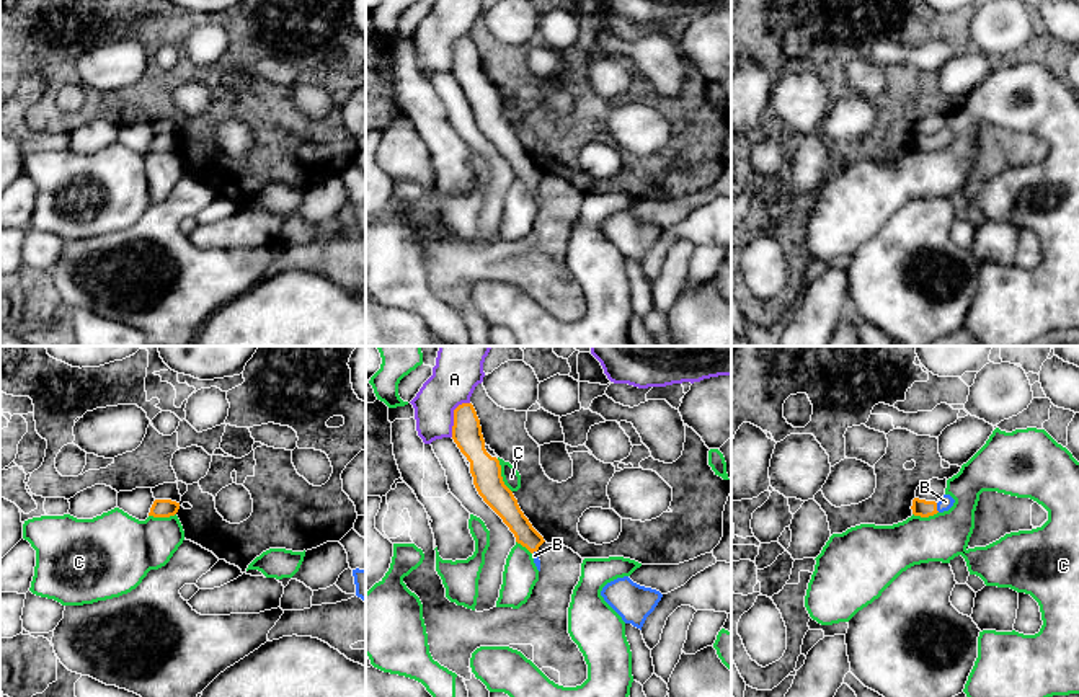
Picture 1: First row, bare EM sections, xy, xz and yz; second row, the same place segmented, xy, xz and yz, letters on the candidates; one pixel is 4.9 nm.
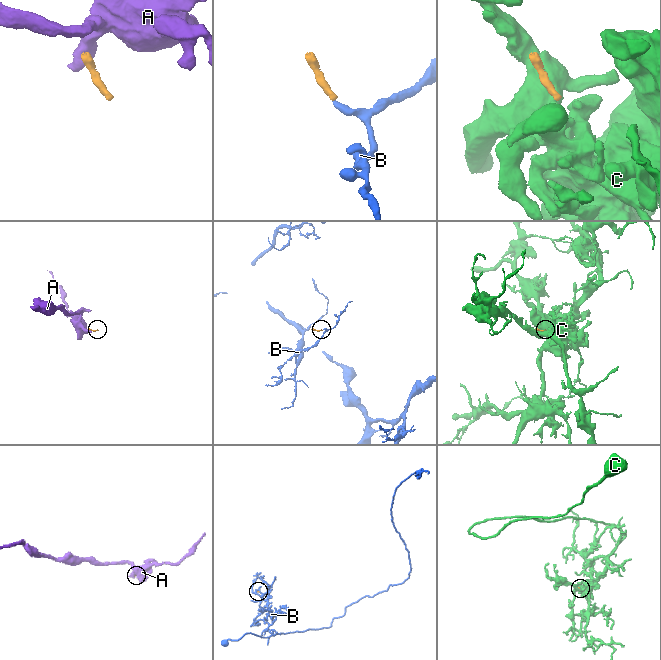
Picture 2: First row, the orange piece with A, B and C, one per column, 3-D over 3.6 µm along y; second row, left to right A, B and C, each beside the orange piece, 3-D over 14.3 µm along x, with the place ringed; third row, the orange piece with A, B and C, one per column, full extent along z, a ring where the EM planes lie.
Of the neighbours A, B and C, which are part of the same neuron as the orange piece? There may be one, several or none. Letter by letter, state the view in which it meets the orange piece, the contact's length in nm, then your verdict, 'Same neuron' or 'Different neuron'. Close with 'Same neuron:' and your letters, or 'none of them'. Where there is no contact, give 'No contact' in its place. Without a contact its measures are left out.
A: Touches orange in xz. Shared border 200 nm. Different neuron
B: Touches orange in yz. Shared border 50 nm. Same neuron
C: Touches orange in xz. Shared border 180 nm. Different neuron
Same neuron: B

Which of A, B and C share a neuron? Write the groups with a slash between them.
A / B / C

